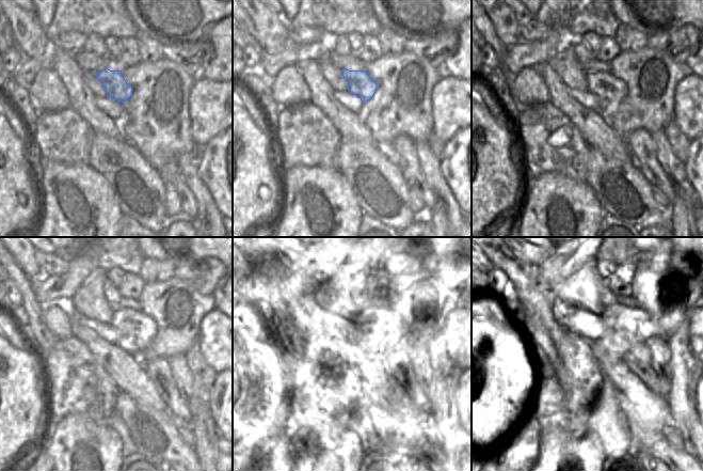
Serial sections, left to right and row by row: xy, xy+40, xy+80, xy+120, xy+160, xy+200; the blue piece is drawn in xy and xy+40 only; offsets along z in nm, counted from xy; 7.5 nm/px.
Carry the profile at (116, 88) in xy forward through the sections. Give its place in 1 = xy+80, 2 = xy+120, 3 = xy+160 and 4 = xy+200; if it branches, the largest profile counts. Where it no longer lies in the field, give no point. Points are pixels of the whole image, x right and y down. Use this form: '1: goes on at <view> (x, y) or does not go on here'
1: goes on at xy+80 (610, 91)
2: goes on at xy+120 (137, 330)
3: goes on at xy+160 (378, 331)
4: goes on at xy+200 (619, 328)

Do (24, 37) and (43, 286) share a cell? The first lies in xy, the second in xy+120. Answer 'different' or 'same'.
different

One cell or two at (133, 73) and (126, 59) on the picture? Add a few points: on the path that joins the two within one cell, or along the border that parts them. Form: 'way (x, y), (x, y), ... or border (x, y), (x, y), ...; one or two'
border (139, 62), (123, 69); two

